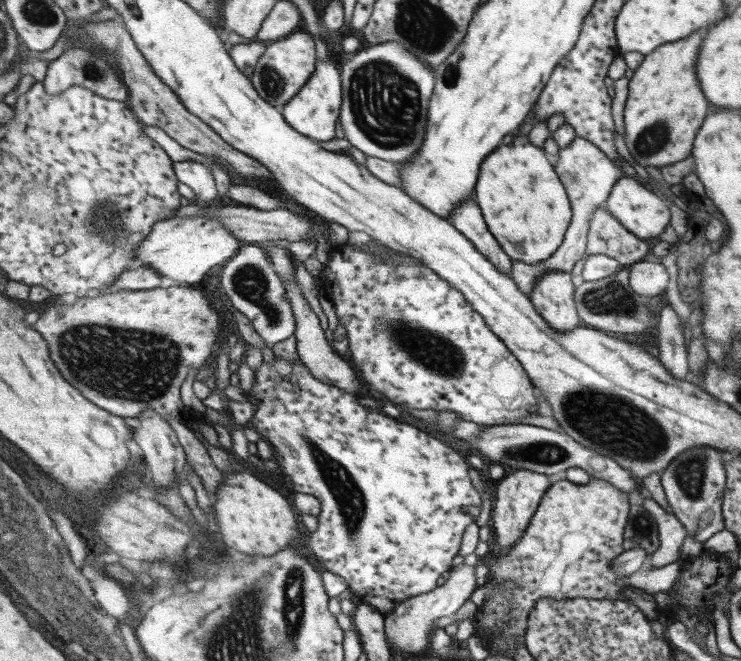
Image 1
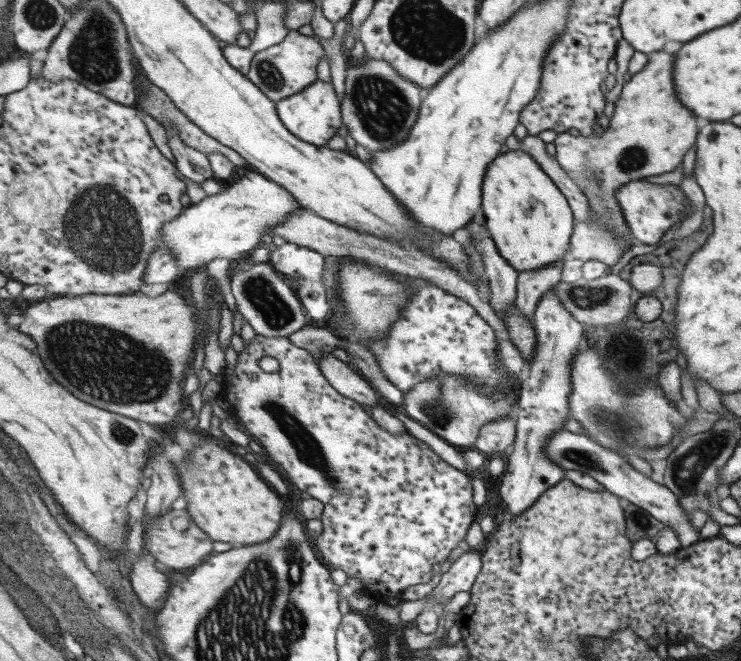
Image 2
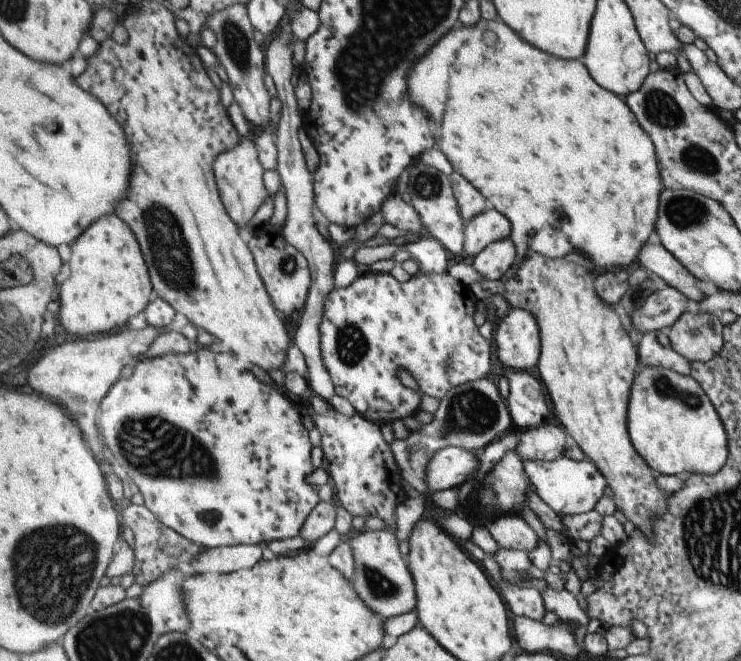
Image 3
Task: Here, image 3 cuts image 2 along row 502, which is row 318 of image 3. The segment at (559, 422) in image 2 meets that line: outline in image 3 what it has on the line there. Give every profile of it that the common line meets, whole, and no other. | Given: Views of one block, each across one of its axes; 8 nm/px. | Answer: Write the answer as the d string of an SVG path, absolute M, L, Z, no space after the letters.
M510 308L493 337L499 360L509 370L531 370L537 366L542 344L539 328L526 309Z

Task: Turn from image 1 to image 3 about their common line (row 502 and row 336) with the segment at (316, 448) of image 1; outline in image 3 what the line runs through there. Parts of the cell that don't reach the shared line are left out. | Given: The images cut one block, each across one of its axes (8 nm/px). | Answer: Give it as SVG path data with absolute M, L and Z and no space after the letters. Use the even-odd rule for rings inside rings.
M365 272L359 274L348 287L337 287L333 289L333 292L326 300L324 319L322 320L320 331L322 355L334 380L336 394L341 396L341 398L347 399L353 408L355 408L355 412L362 414L367 420L373 421L379 426L383 424L391 426L395 420L403 420L403 418L407 418L407 416L414 416L420 410L419 406L421 406L422 394L441 400L441 398L445 398L445 395L453 387L486 379L487 376L489 376L489 372L491 372L491 358L489 358L489 356L491 356L491 354L489 354L489 352L491 352L491 344L479 334L479 328L477 328L477 322L475 322L477 303L478 300L475 299L469 287L461 284L461 282L457 282L457 280L447 272L441 274L419 274L413 276L413 278L407 282L399 282L393 274L389 273L373 274ZM399 368L404 368L409 371L416 381L415 387L412 386L409 390L407 386L403 386L403 382L399 380L399 374L397 374Z

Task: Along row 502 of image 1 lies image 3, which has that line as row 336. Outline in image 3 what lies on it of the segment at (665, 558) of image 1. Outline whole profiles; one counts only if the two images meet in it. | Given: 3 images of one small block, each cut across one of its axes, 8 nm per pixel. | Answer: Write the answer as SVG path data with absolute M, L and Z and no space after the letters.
M655 331L643 334L638 350L641 363L644 366L675 369L675 372L681 373L683 376L690 374L691 362L683 358L683 355L672 347L666 347Z

